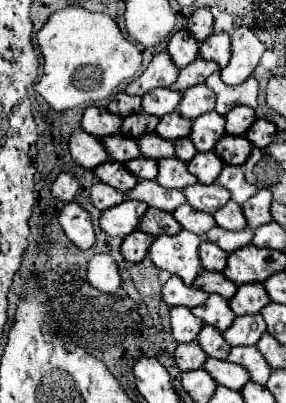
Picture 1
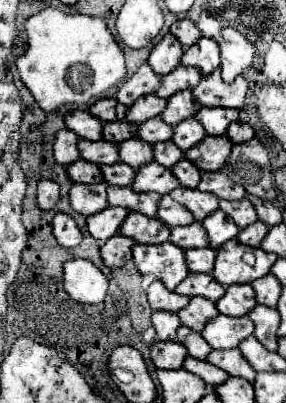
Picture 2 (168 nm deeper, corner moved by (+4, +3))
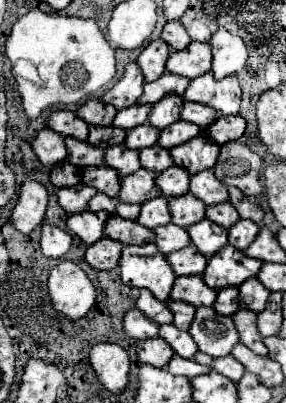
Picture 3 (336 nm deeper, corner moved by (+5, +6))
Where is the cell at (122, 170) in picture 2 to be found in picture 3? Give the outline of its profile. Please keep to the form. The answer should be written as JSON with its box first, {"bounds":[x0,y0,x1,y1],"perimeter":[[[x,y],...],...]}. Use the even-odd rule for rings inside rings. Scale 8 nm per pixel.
{"bounds":[81,165,119,197],"perimeter":[[[107,165],[93,167],[93,169],[83,169],[81,171],[81,181],[89,187],[95,187],[99,193],[105,193],[109,197],[117,197],[119,193],[119,175],[113,169],[107,169]]]}

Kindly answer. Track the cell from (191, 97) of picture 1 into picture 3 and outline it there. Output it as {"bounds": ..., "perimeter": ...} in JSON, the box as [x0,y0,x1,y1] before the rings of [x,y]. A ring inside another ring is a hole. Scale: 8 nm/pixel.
{"bounds":[149,95,183,129],"perimeter":[[[169,95],[165,99],[161,99],[159,103],[153,105],[151,113],[149,113],[149,123],[157,129],[165,129],[169,127],[171,123],[179,121],[179,115],[181,115],[181,105],[183,105],[183,99],[177,97],[177,95]]]}

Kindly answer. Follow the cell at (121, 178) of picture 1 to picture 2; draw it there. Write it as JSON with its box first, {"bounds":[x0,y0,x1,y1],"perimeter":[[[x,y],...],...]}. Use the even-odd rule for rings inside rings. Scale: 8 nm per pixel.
{"bounds":[68,158,102,184],"perimeter":[[[82,158],[68,166],[68,176],[70,176],[74,182],[82,182],[82,184],[102,182],[100,166],[98,166],[98,164],[90,164],[90,162],[82,160]]]}

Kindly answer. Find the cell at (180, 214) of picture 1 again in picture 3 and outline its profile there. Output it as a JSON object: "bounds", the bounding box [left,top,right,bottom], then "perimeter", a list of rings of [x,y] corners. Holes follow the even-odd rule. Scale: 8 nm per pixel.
{"bounds":[137,197,171,229],"perimeter":[[[157,197],[151,201],[145,201],[145,205],[141,205],[141,213],[137,217],[137,223],[141,223],[147,229],[155,229],[159,225],[167,225],[171,221],[171,213],[169,213],[169,205],[165,197]]]}

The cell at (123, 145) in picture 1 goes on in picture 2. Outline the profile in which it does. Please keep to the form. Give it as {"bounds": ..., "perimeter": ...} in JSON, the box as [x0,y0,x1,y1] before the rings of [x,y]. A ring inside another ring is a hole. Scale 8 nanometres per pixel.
{"bounds":[78,140,118,164],"perimeter":[[[80,140],[78,148],[84,160],[94,164],[116,164],[118,162],[118,144],[110,144],[108,140]]]}

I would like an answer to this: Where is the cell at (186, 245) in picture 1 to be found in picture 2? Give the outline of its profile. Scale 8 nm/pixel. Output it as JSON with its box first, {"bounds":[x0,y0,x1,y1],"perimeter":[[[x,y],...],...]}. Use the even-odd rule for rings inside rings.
{"bounds":[132,242,188,290],"perimeter":[[[172,242],[156,244],[156,246],[136,244],[132,248],[132,256],[134,256],[136,268],[142,274],[154,274],[170,290],[174,290],[188,276],[184,250]]]}

